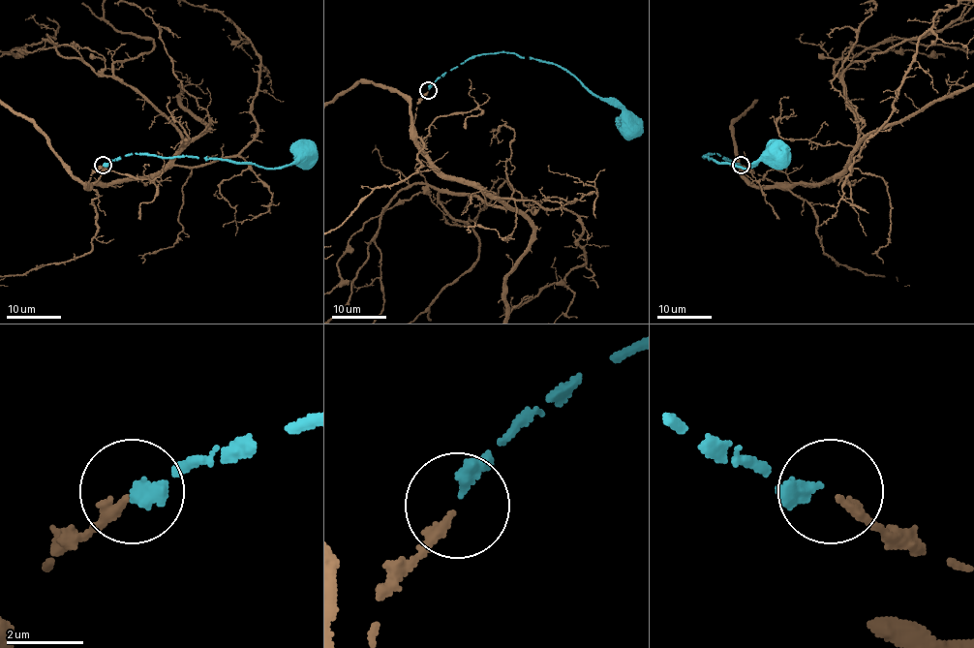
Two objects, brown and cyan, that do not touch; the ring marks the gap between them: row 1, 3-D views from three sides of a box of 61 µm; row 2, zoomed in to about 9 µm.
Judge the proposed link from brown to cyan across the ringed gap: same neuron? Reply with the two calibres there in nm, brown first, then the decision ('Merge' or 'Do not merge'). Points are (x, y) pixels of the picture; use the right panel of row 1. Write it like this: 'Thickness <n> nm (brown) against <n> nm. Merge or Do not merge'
Thickness 240 nm (brown) against 340 nm. Merge

